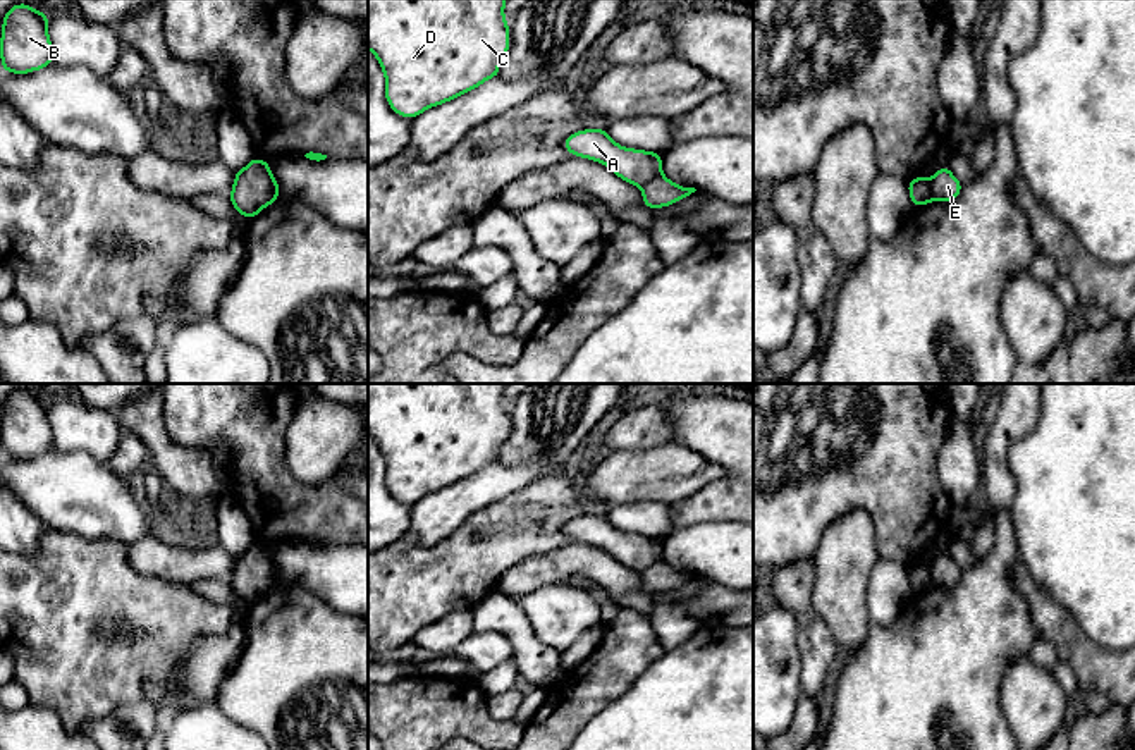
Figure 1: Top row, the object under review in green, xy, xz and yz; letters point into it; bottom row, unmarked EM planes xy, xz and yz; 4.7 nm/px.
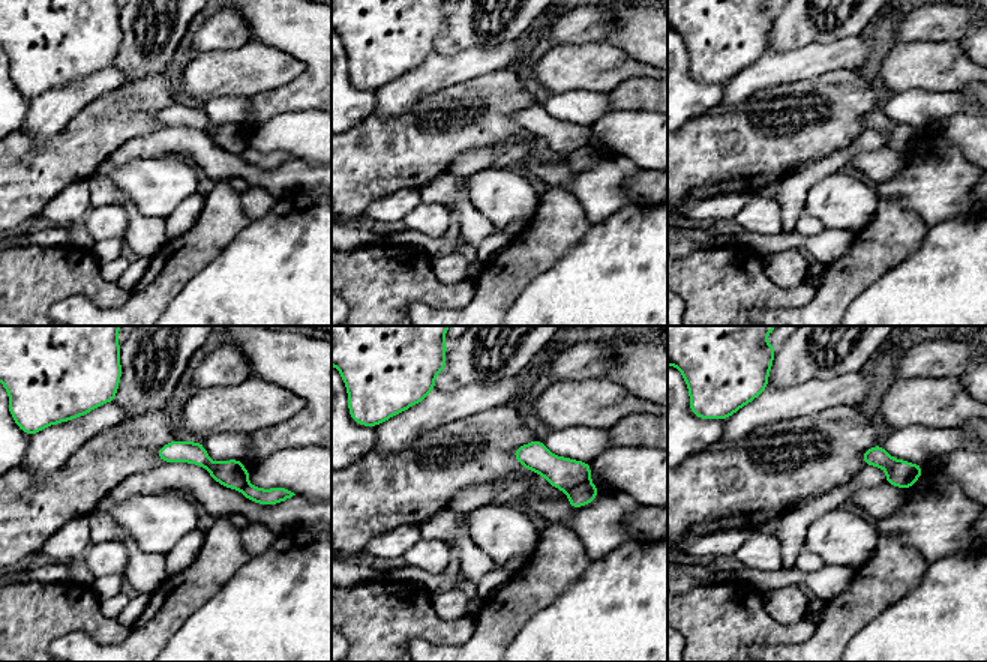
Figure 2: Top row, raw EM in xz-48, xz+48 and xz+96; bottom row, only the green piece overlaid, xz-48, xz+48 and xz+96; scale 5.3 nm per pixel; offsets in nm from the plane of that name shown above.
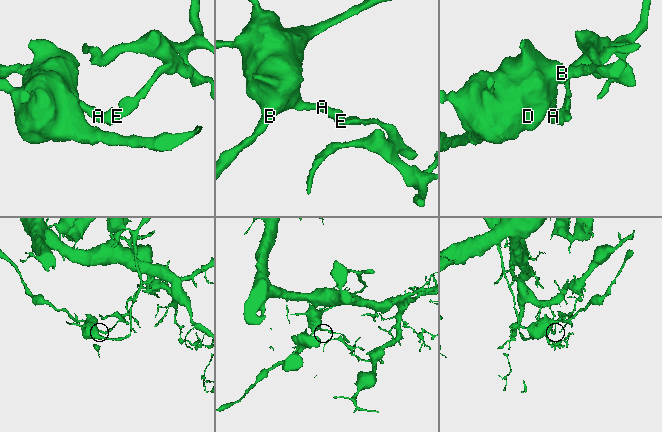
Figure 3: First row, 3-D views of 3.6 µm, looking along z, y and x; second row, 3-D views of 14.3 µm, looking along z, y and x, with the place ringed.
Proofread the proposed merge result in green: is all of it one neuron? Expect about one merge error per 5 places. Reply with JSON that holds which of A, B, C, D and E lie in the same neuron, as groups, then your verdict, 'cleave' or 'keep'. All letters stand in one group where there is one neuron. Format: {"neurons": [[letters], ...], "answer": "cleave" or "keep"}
{"neurons": [["A", "B", "C", "D"], ["E"]], "answer": "cleave"}

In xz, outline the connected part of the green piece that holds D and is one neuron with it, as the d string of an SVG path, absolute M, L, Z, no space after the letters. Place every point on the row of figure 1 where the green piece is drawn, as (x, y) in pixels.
M368 0L368 48L385 76L385 100L408 119L464 95L490 77L499 77L500 60L509 53L506 0Z

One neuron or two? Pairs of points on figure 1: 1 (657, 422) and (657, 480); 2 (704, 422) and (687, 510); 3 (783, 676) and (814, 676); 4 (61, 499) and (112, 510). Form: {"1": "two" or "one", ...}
{"1": "two", "2": "one", "3": "two", "4": "one"}

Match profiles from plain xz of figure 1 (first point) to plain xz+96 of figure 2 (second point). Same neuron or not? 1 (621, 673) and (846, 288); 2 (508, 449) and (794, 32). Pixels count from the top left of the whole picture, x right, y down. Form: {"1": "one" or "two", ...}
{"1": "one", "2": "one"}

